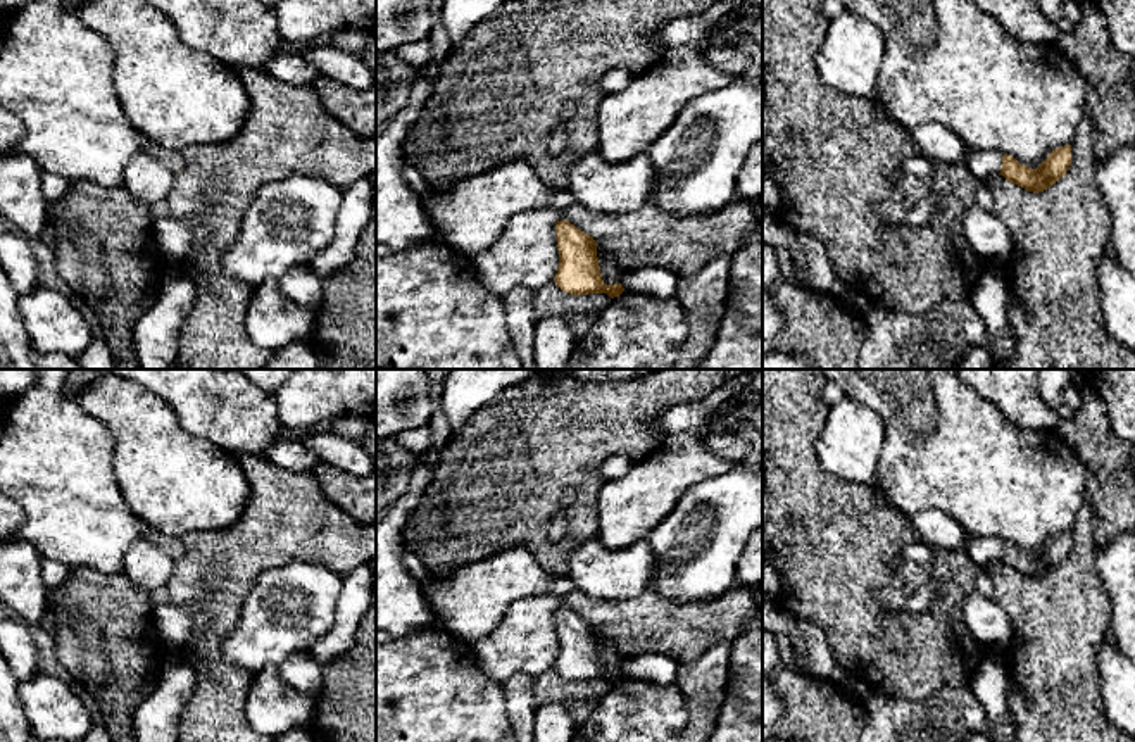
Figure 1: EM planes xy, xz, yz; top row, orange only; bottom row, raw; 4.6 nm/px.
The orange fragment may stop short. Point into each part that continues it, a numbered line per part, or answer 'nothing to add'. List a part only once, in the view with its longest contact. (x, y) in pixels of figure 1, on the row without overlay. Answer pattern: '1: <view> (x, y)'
1: yz (980, 549)

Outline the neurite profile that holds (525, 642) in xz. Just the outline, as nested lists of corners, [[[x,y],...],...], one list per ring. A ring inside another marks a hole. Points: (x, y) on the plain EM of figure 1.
[[[554,597],[519,599],[497,628],[474,644],[476,663],[497,683],[514,675],[536,678],[559,654]]]

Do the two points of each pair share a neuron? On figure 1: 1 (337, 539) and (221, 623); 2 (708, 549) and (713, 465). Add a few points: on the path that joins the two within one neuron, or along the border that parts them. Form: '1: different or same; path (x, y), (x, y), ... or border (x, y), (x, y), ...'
1: same; path (300, 539), (276, 539), (228, 587)
2: different; border (735, 461), (728, 470), (696, 482), (680, 501)

